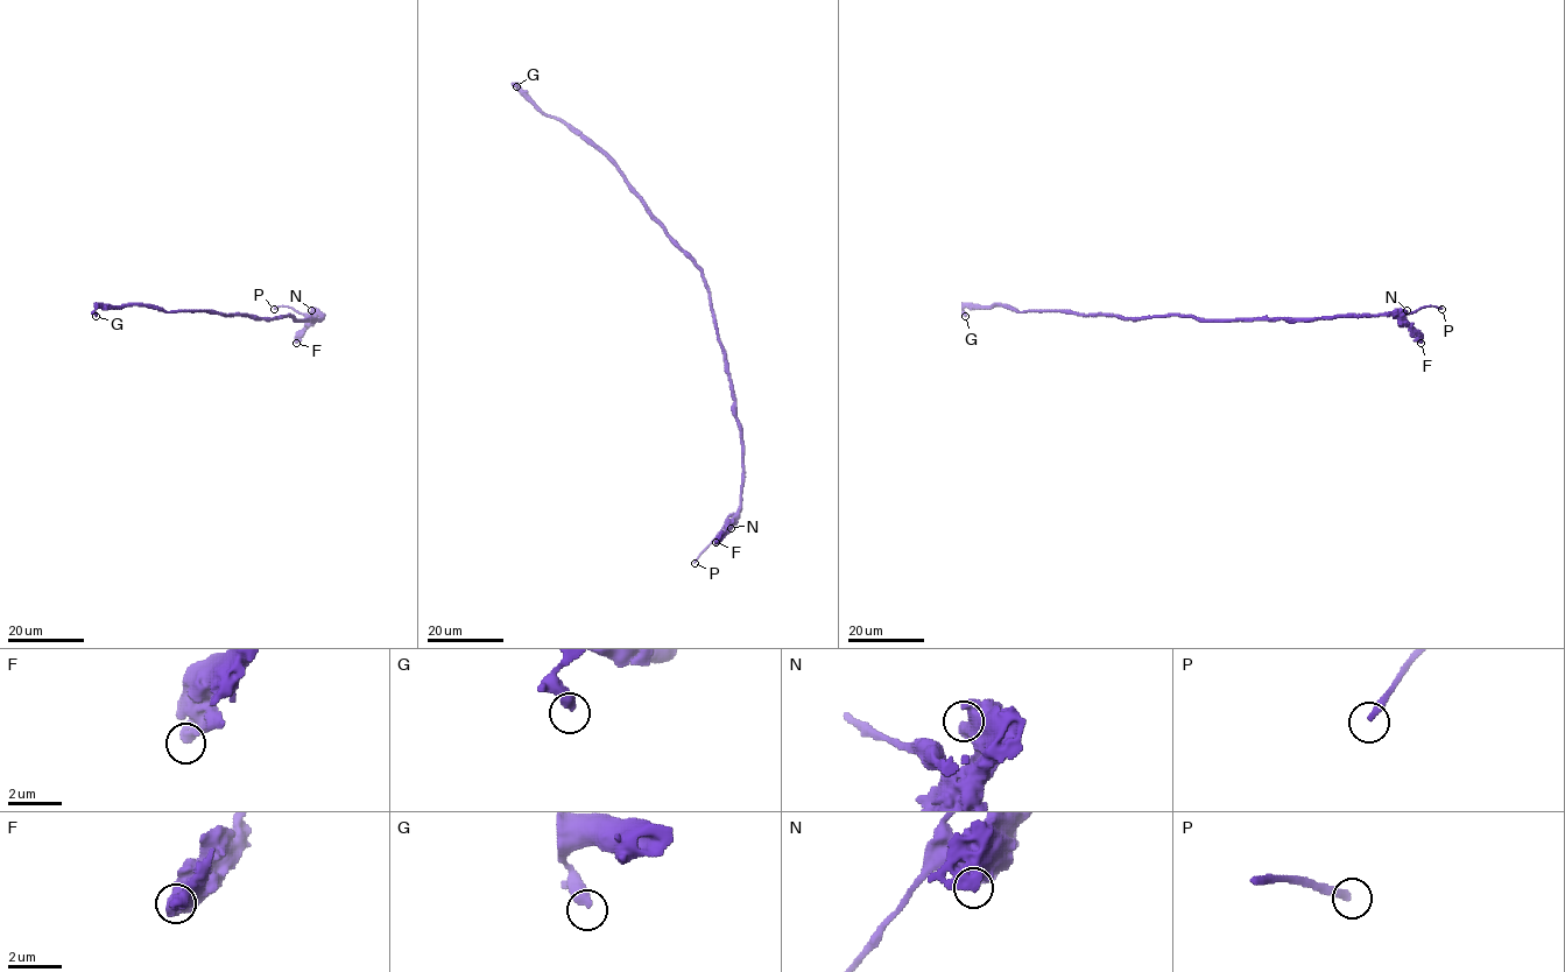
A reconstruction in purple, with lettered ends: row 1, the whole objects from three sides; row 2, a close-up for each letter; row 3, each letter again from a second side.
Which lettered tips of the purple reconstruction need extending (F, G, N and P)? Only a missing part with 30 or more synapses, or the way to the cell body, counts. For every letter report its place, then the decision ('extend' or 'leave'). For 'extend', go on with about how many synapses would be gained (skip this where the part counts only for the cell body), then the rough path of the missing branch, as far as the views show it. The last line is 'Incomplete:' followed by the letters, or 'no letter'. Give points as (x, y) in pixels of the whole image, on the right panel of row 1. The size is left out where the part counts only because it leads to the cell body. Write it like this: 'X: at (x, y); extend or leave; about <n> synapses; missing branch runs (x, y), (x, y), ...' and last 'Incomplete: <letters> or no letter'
F: at (1421, 343); leave
G: at (965, 316); leave
N: at (1407, 310); leave
P: at (1442, 309); extend; about 45 synapses; missing branch runs (1442, 309), (1457, 324)
Incomplete: P

